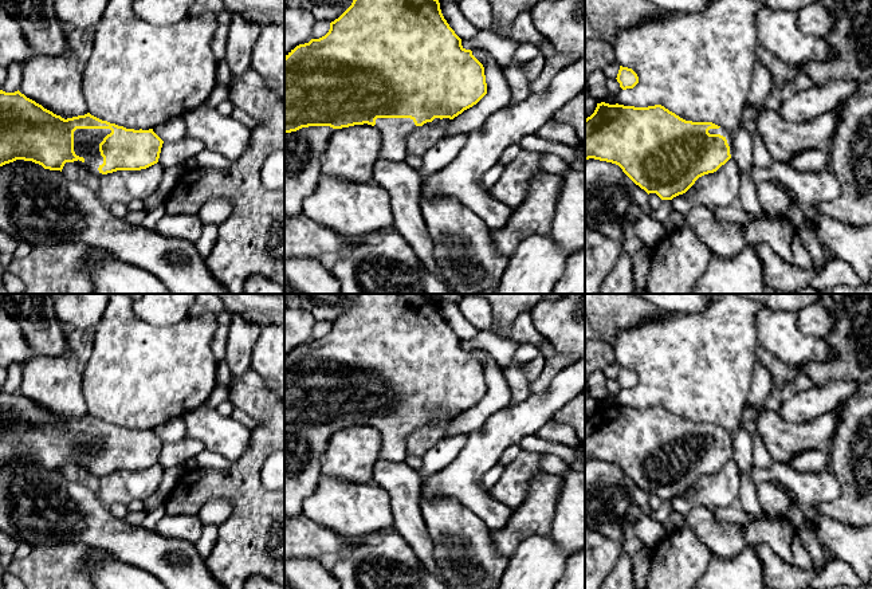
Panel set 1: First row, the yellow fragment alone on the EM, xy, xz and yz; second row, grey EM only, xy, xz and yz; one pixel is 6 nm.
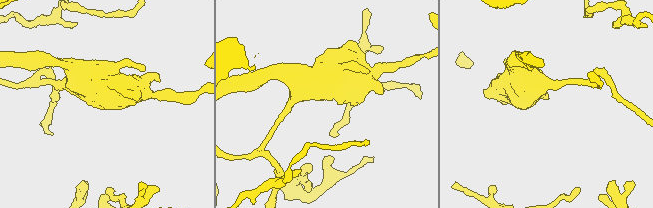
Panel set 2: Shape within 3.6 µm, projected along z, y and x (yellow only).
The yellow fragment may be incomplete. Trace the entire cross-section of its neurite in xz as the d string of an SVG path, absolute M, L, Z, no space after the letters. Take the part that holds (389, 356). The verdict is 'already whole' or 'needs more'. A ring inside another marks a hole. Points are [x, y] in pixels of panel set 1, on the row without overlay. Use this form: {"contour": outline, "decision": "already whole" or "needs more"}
{"contour": "M358 294L351 306L334 322L329 333L309 343L299 345L284 357L284 433L296 432L309 427L330 427L342 429L354 425L372 425L381 432L382 445L380 458L404 463L406 452L406 436L416 428L435 419L453 420L464 411L476 405L487 394L487 384L483 365L472 356L471 350L461 346L461 339L455 334L444 319L437 299L425 294Z", "decision": "needs more"}

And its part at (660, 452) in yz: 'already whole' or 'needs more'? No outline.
needs more

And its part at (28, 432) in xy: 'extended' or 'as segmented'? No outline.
extended

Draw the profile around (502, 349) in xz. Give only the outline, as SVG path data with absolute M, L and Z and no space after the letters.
M478 330L474 338L461 341L461 346L471 352L475 349L487 352L503 370L514 364L515 353L521 343L492 331Z

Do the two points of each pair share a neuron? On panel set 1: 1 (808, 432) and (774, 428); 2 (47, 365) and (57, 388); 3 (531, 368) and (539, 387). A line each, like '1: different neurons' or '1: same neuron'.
1: same neuron
2: same neuron
3: different neurons

